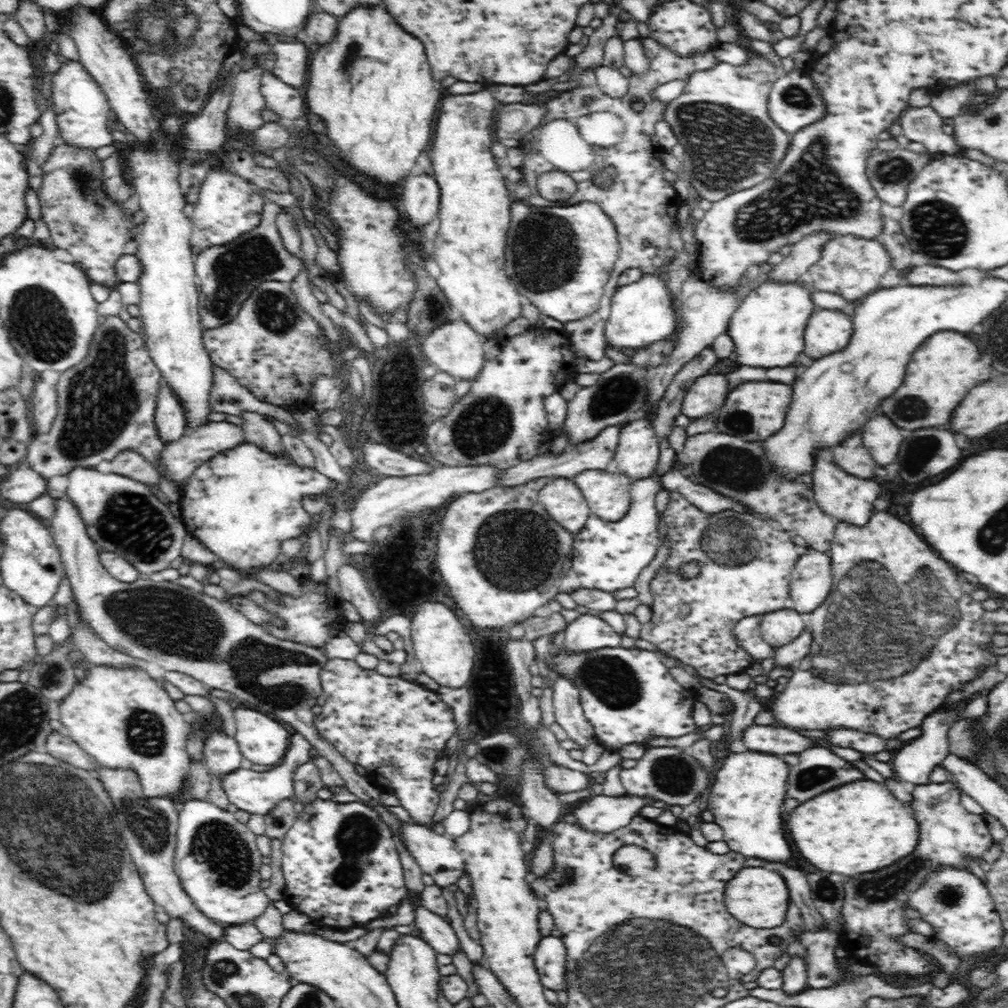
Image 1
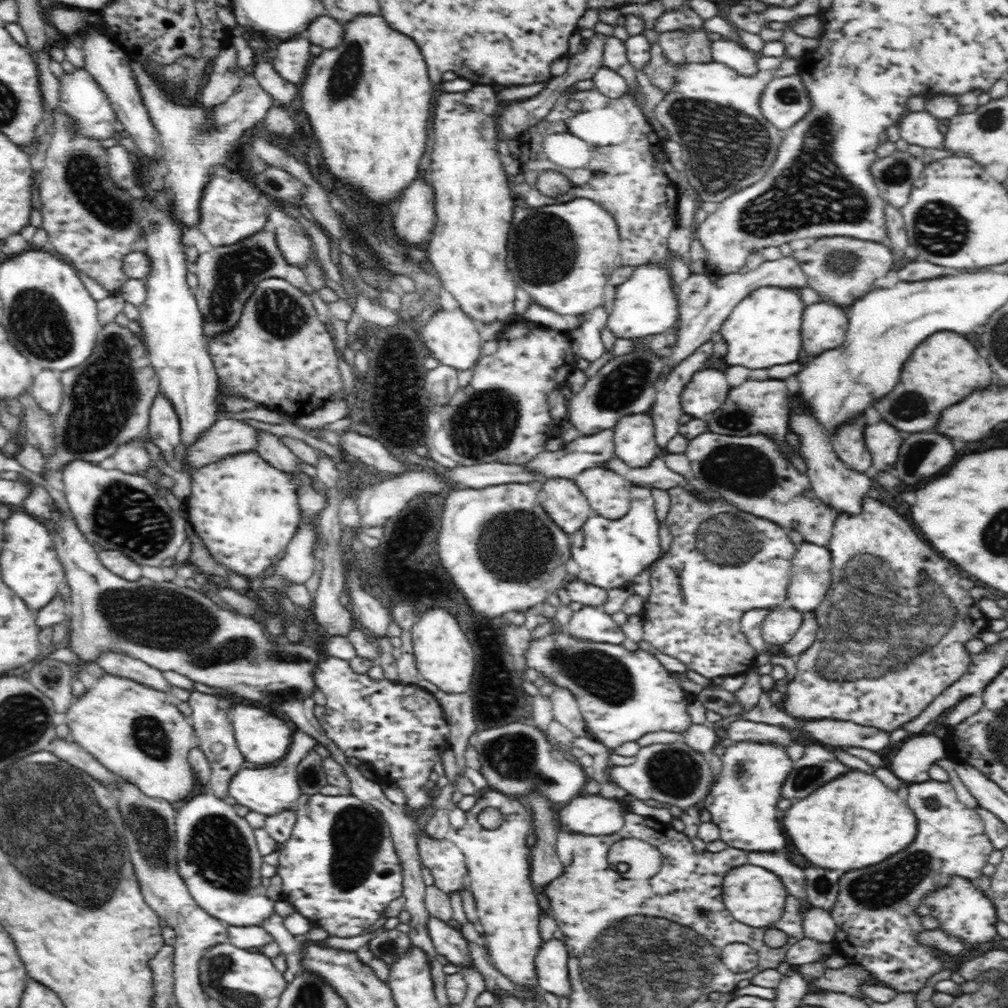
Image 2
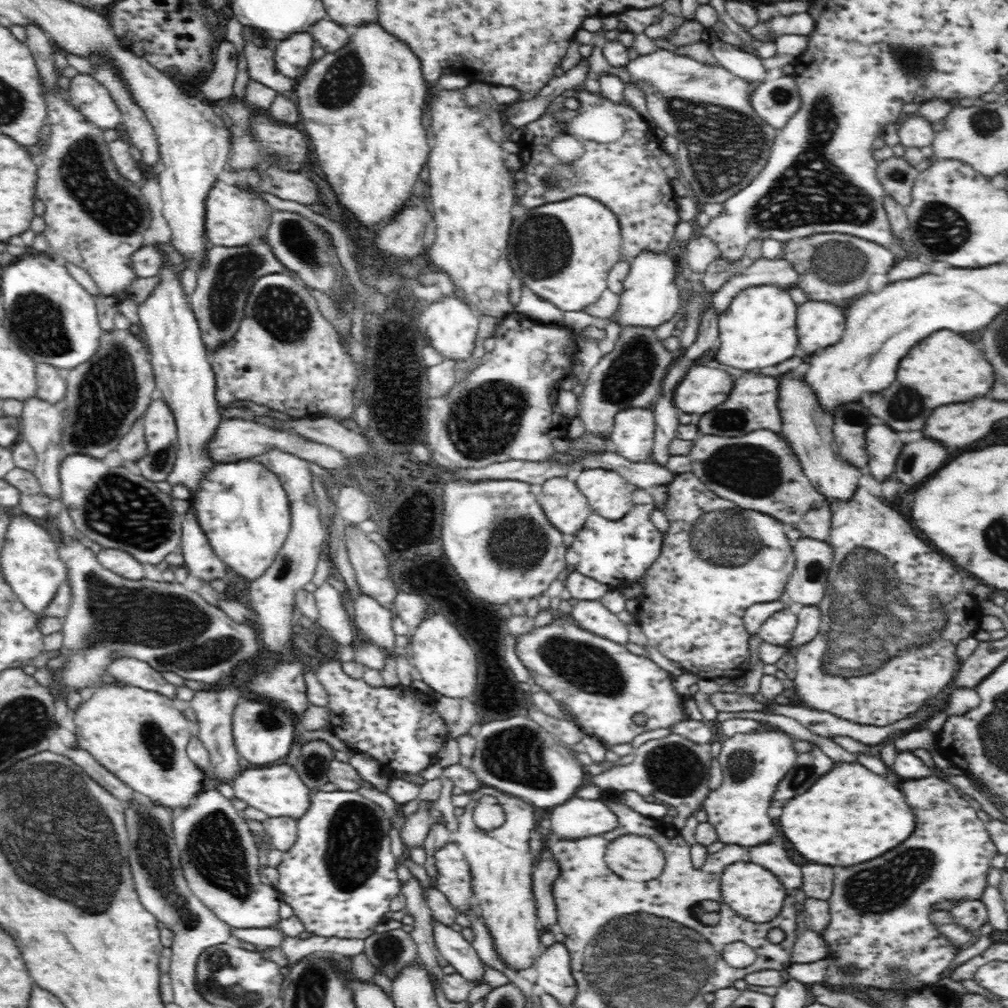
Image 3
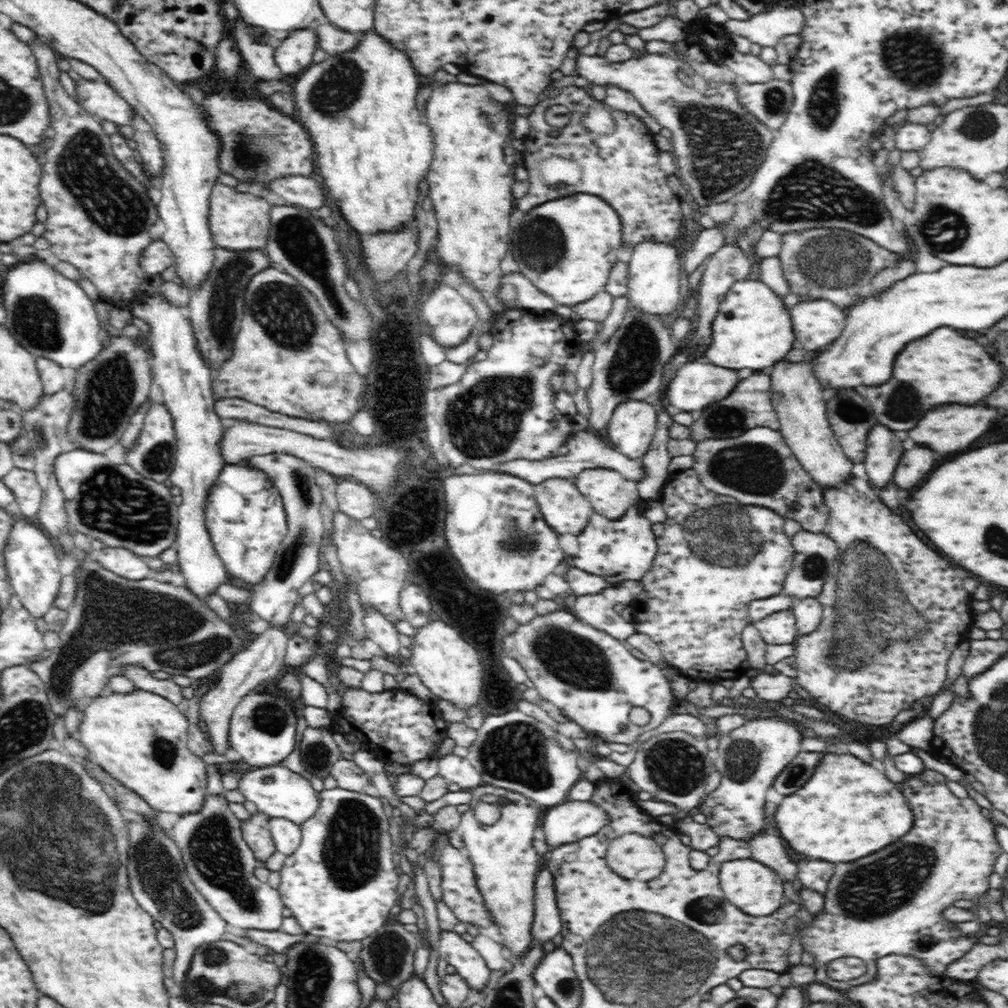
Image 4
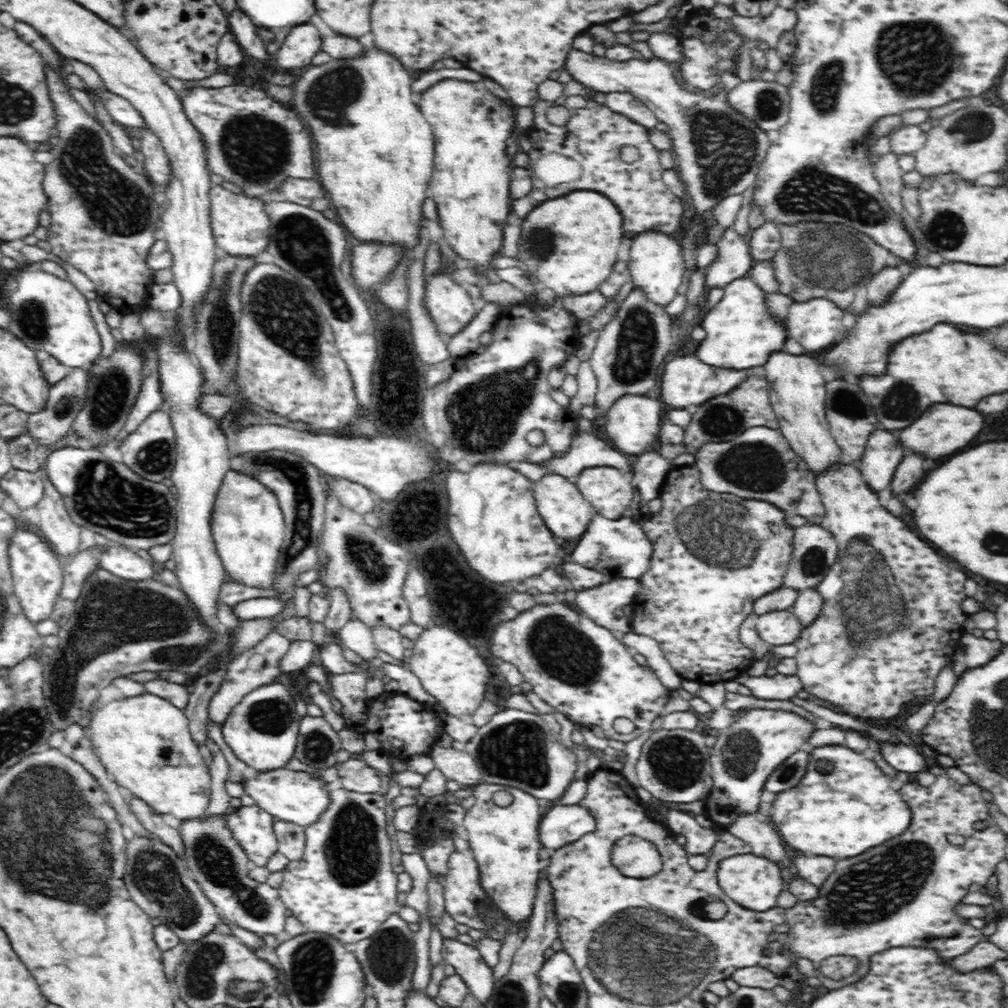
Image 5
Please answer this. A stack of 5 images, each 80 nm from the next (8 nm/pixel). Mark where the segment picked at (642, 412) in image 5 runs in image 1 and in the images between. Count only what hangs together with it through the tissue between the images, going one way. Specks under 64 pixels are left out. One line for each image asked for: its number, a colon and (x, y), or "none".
1: (637, 454)
2: (634, 435)
3: (633, 431)
4: (632, 427)

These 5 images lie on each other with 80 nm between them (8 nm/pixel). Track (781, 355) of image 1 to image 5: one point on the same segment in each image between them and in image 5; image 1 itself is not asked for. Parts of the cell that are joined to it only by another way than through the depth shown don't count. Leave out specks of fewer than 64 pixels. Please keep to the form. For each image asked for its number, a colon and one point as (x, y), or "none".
2: (764, 329)
3: (758, 330)
4: (752, 329)
5: (740, 333)

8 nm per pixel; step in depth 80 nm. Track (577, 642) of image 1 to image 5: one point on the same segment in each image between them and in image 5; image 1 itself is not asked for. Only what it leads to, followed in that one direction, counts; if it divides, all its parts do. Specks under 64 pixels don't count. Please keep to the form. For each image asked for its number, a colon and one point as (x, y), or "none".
2: (588, 623)
3: (592, 615)
4: (597, 610)
5: (599, 603)

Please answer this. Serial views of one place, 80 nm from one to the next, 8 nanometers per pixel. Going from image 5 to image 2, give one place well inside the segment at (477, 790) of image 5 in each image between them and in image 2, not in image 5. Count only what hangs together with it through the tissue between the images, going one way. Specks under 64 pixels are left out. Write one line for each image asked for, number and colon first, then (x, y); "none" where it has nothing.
2: (498, 862)
3: (501, 862)
4: (505, 863)

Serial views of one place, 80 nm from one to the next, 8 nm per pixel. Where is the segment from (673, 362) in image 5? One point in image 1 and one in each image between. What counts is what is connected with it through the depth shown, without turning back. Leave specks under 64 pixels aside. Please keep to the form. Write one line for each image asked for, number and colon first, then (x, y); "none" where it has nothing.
1: (707, 394)
2: (706, 391)
3: (704, 386)
4: (692, 386)

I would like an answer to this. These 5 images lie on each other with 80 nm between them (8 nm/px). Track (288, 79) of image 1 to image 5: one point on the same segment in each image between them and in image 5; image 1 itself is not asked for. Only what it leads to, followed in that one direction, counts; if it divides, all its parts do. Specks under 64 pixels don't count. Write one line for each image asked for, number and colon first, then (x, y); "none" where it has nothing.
2: (291, 59)
3: (293, 56)
4: (295, 53)
5: (304, 41)

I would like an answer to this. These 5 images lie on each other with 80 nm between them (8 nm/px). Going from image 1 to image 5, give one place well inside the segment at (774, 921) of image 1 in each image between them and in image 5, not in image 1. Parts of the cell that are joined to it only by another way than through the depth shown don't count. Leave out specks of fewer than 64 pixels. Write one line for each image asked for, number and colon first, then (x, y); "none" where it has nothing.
2: (755, 896)
3: (751, 890)
4: (754, 888)
5: (754, 882)

